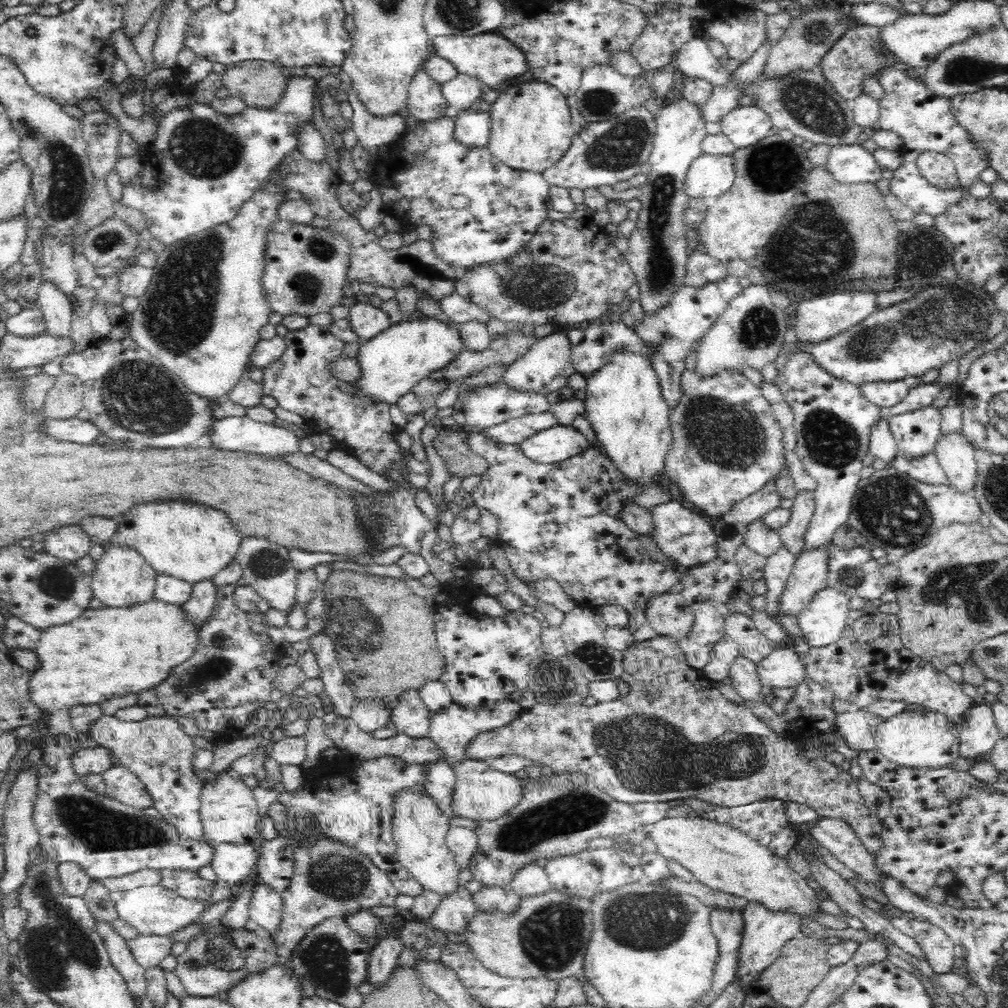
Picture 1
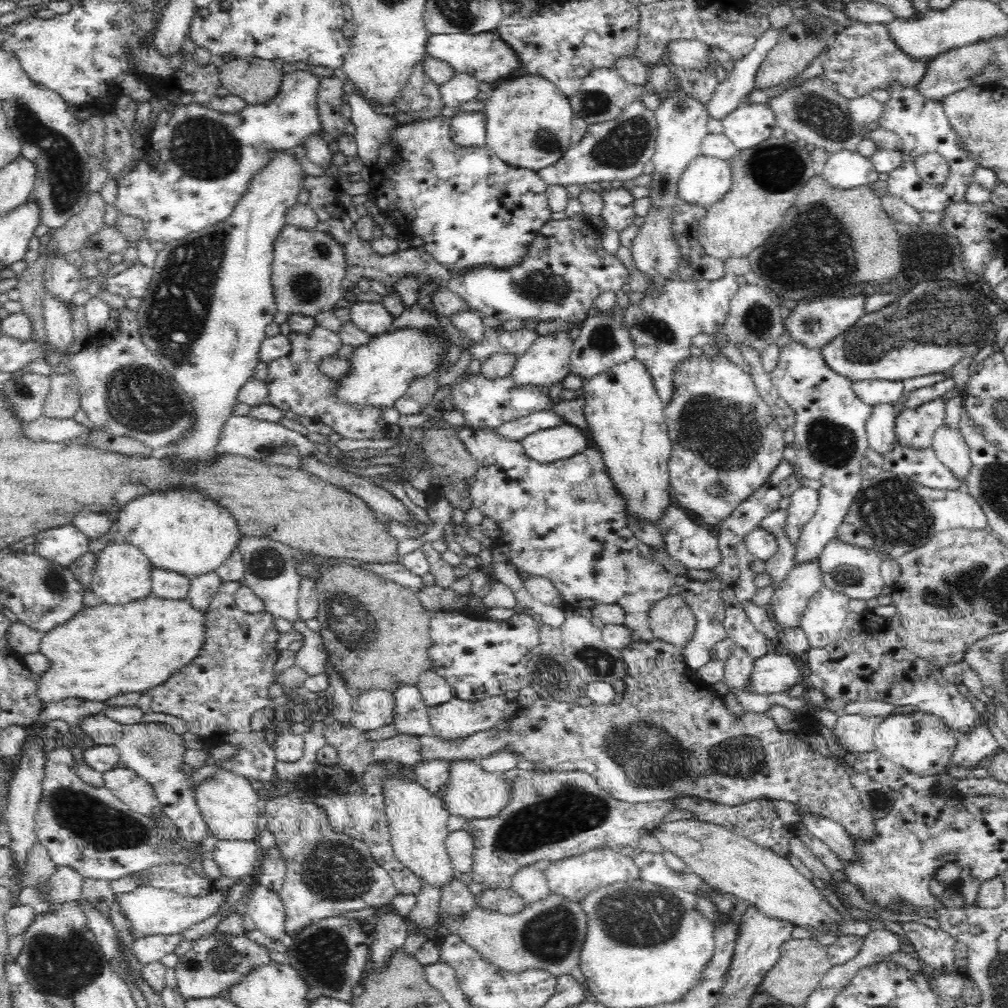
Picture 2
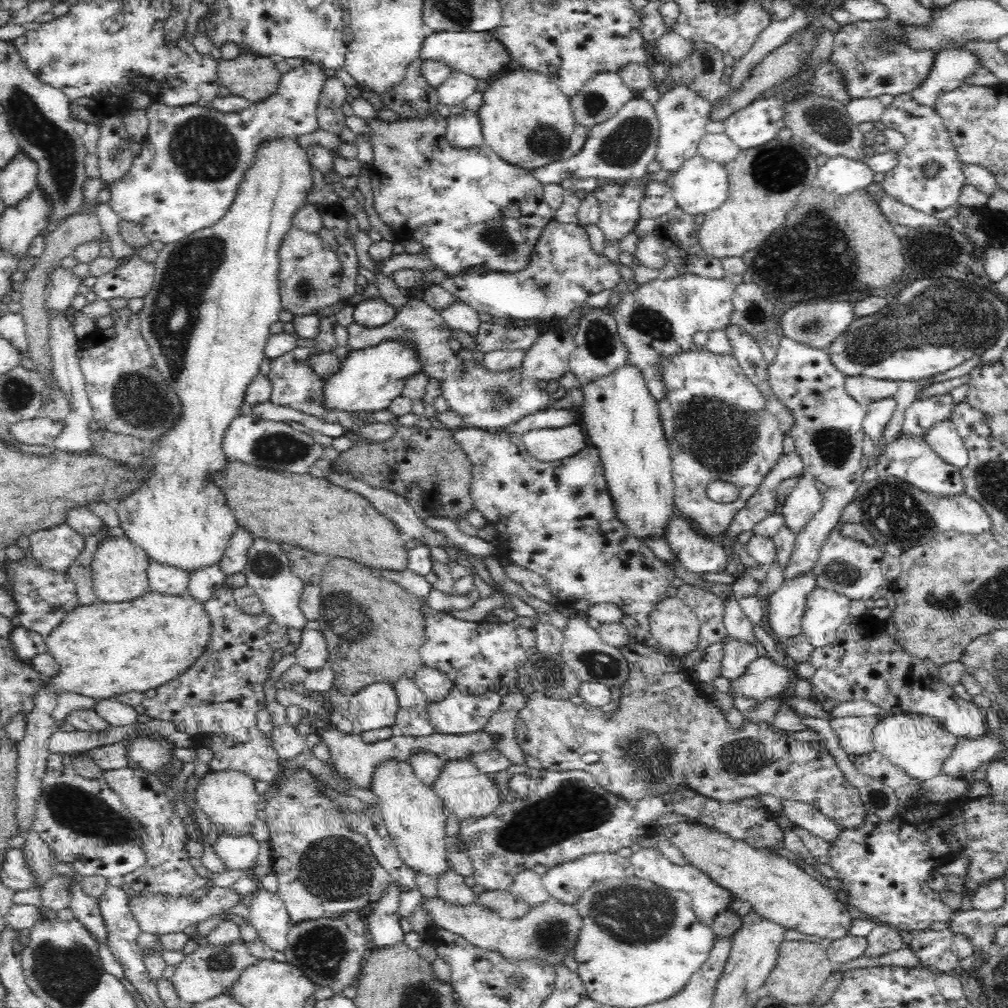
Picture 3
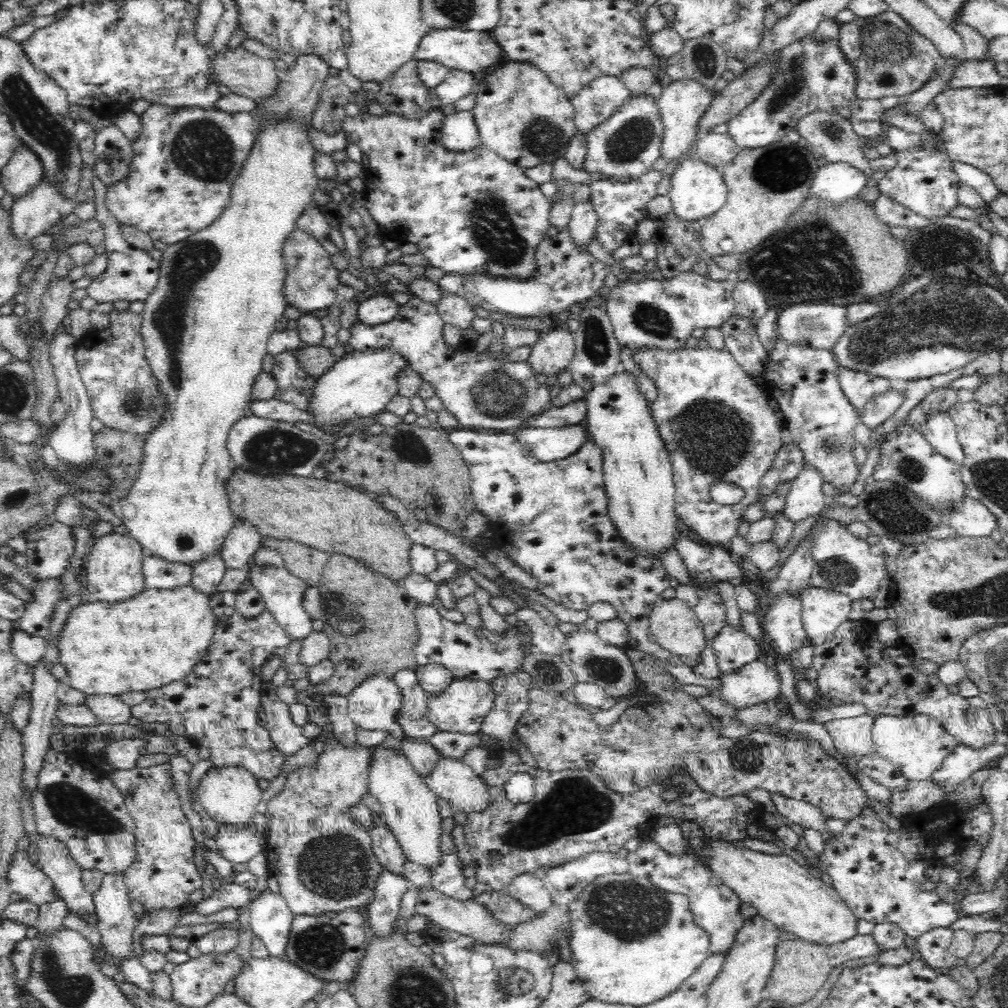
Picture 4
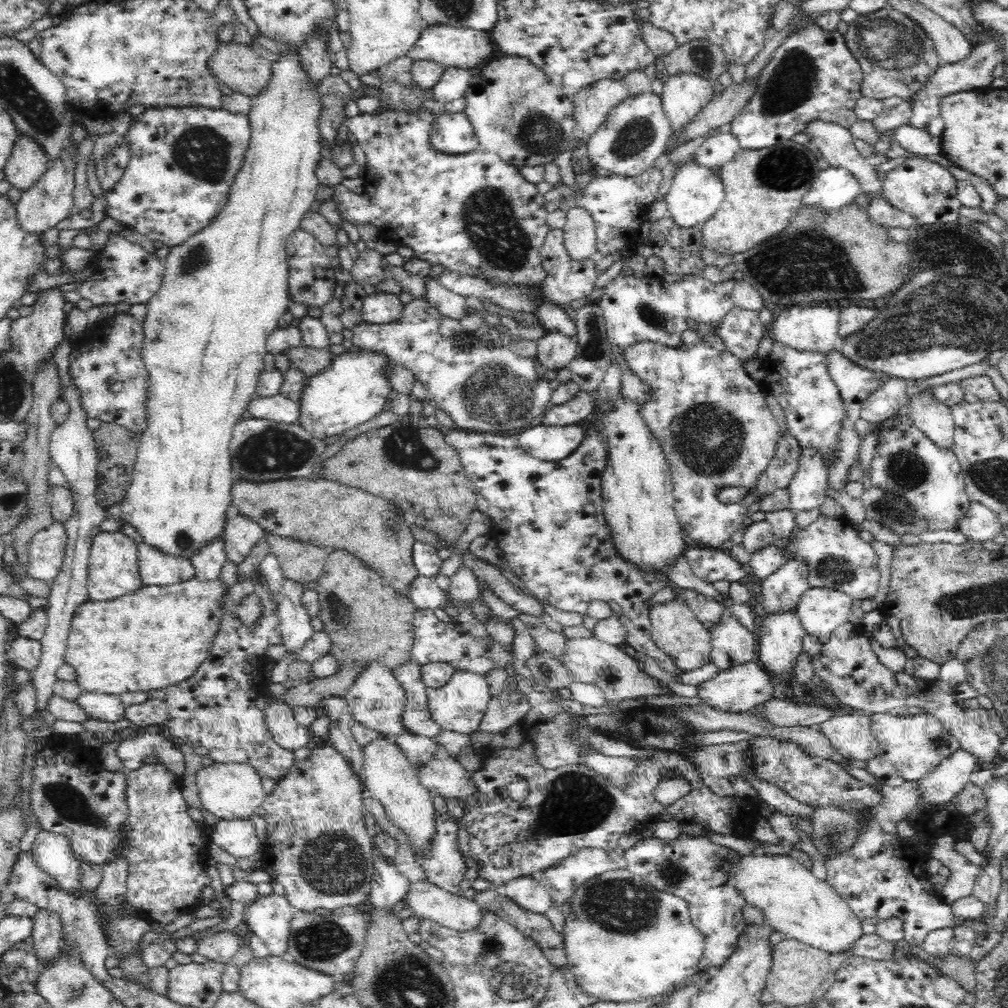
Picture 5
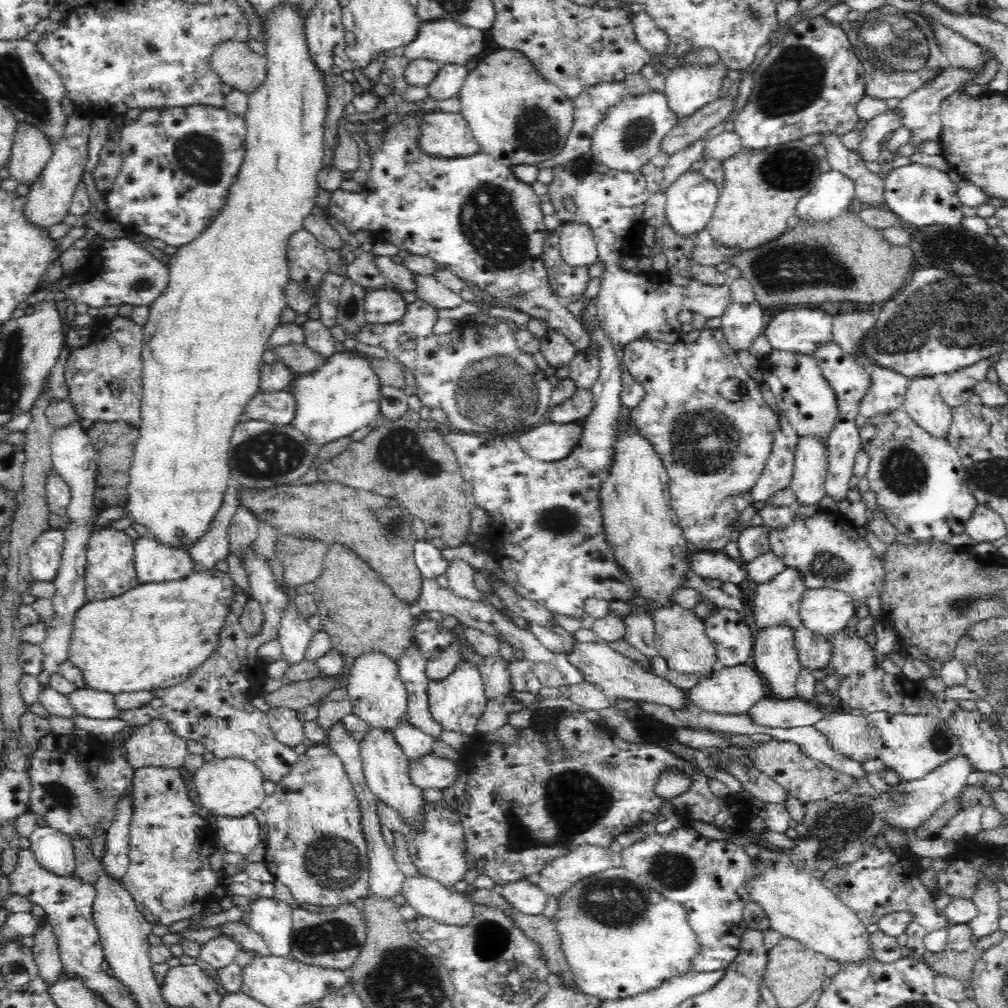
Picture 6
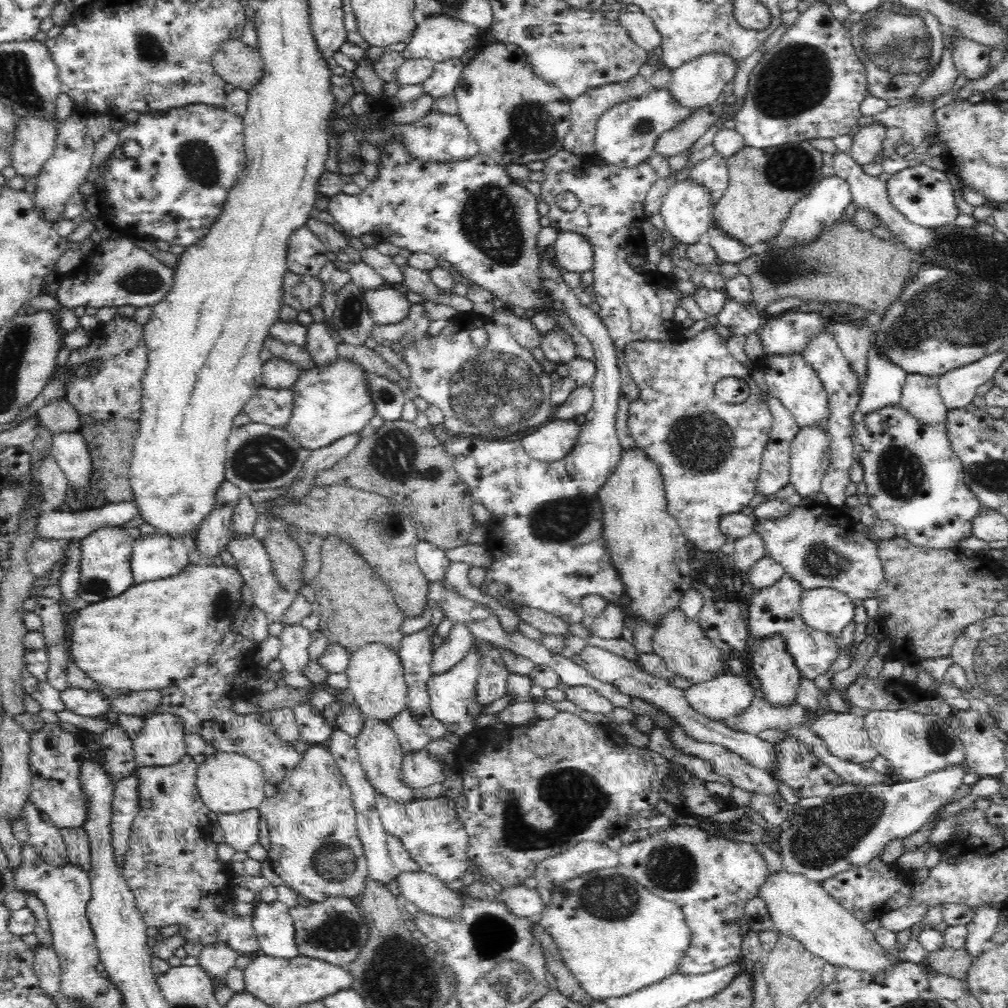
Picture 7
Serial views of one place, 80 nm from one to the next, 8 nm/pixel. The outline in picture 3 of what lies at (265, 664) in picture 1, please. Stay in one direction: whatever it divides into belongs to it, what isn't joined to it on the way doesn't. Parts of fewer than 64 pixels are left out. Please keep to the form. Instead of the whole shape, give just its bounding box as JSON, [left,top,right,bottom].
[135,588,291,785]

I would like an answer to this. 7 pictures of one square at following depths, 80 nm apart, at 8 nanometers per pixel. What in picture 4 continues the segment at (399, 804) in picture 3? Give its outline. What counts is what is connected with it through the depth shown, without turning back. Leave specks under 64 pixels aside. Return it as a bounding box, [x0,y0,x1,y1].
[368,744,443,870]

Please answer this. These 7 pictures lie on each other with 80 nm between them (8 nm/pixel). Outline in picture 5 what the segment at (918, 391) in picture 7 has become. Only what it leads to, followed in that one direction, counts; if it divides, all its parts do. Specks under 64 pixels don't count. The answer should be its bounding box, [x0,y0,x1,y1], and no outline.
[908,390,955,451]

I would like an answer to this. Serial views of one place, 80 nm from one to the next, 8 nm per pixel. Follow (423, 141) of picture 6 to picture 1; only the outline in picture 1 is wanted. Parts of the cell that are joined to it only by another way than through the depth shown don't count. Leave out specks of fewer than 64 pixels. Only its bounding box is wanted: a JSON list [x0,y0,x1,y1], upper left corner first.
[454,109,492,147]

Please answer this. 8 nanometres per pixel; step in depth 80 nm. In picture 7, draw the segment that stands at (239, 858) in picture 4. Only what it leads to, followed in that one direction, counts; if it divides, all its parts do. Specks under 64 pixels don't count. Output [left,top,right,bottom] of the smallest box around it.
[216,808,262,852]

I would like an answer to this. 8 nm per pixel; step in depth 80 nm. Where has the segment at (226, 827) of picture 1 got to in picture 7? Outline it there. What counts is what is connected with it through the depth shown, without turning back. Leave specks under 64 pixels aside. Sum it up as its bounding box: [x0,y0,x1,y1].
[196,752,266,814]

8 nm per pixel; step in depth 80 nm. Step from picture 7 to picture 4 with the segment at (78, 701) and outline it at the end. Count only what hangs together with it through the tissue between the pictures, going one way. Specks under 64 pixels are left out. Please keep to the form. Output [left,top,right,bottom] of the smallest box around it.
[86,696,133,724]

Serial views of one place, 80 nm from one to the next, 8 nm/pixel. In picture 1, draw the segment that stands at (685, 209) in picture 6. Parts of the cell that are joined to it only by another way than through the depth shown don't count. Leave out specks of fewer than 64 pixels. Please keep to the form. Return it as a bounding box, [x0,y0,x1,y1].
[684,154,735,202]

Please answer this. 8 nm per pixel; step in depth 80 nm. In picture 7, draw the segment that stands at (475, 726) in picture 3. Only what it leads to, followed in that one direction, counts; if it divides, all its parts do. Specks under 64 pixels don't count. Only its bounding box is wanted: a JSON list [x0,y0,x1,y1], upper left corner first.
[428,644,482,737]

